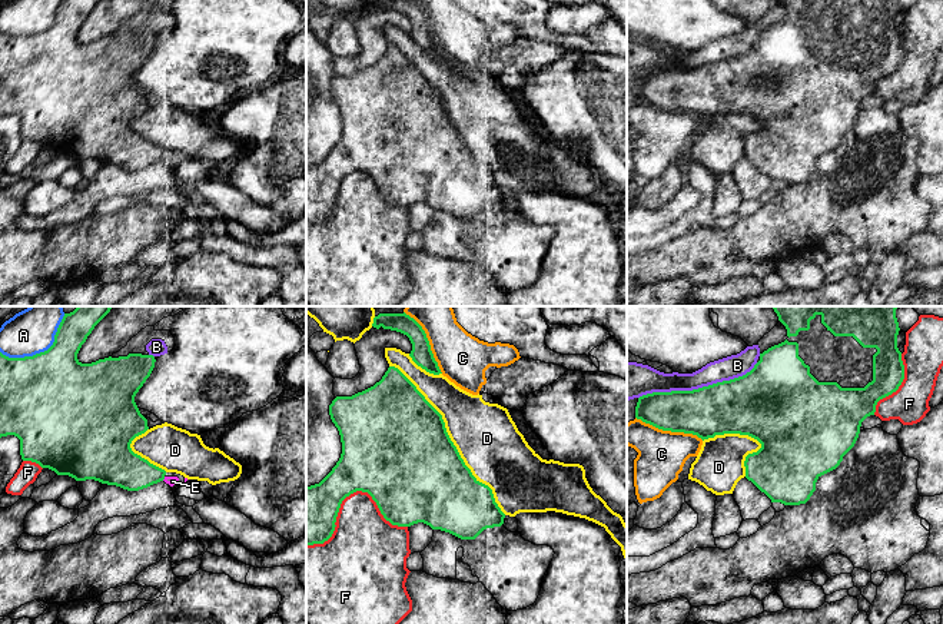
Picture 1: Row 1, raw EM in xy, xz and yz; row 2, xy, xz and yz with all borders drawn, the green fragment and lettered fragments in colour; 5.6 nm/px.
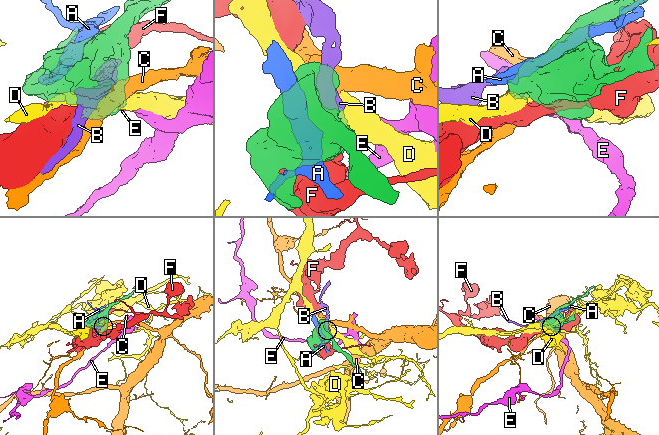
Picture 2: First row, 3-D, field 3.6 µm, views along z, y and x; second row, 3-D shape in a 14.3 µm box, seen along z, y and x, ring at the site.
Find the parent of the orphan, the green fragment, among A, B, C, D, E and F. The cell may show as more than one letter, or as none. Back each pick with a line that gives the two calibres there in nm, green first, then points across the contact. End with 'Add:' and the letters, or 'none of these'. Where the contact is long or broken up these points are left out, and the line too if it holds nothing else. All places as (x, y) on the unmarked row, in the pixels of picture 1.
E: calibres 220 and 50 nm
Add: E

